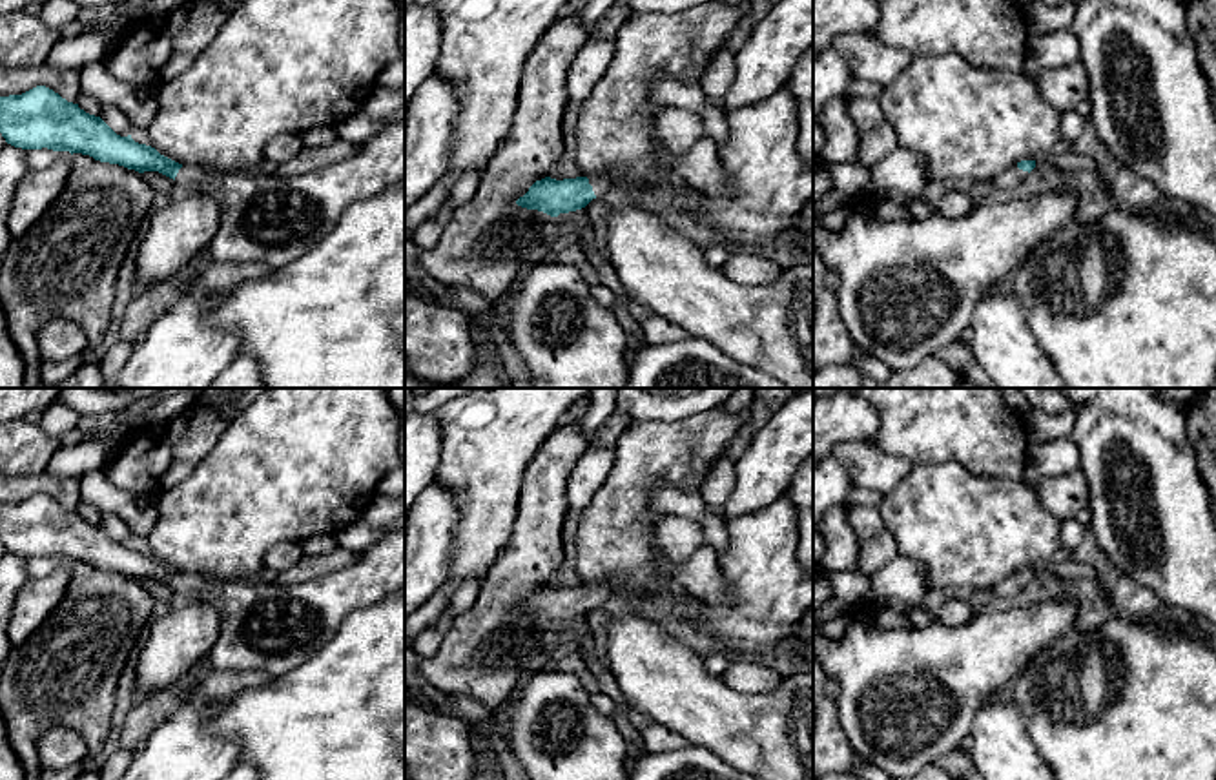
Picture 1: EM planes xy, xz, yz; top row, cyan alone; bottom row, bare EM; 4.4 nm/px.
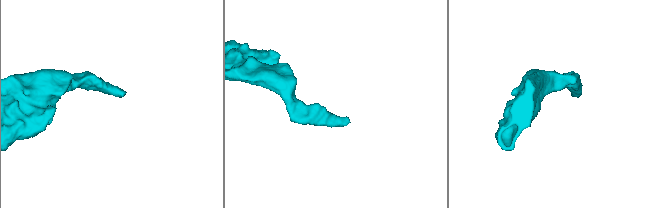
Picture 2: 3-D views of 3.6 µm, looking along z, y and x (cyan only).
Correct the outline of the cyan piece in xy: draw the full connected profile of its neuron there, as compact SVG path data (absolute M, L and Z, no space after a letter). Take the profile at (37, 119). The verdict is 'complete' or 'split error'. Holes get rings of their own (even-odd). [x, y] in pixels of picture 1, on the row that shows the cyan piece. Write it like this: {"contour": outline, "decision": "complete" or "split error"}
{"contour": "M46 86L0 97L0 133L22 149L82 153L139 173L159 171L219 204L219 231L206 250L210 261L275 270L332 233L352 202L372 199L405 179L405 120L390 122L359 144L354 157L297 177L182 166L131 135L117 135L100 117Z", "decision": "split error"}

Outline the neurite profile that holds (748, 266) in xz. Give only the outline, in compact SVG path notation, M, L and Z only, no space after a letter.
M737 250L724 264L726 275L746 284L769 284L780 275L780 268L768 251Z

